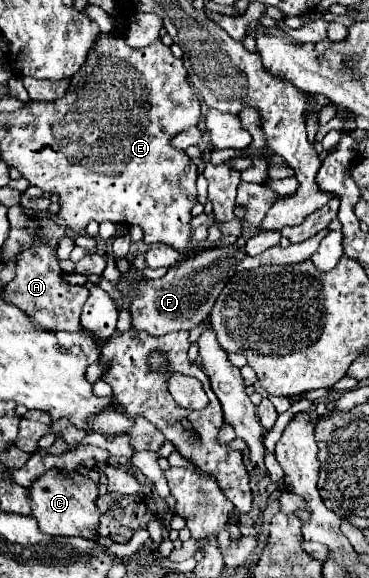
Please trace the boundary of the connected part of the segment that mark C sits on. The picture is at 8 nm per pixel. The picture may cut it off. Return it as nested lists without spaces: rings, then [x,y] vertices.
[[[52,469],[40,475],[32,481],[28,487],[28,499],[32,507],[32,517],[38,521],[38,527],[42,533],[48,535],[78,535],[86,539],[94,539],[98,529],[100,511],[96,507],[98,497],[98,485],[88,477],[80,475],[76,471],[64,471],[64,469]]]

